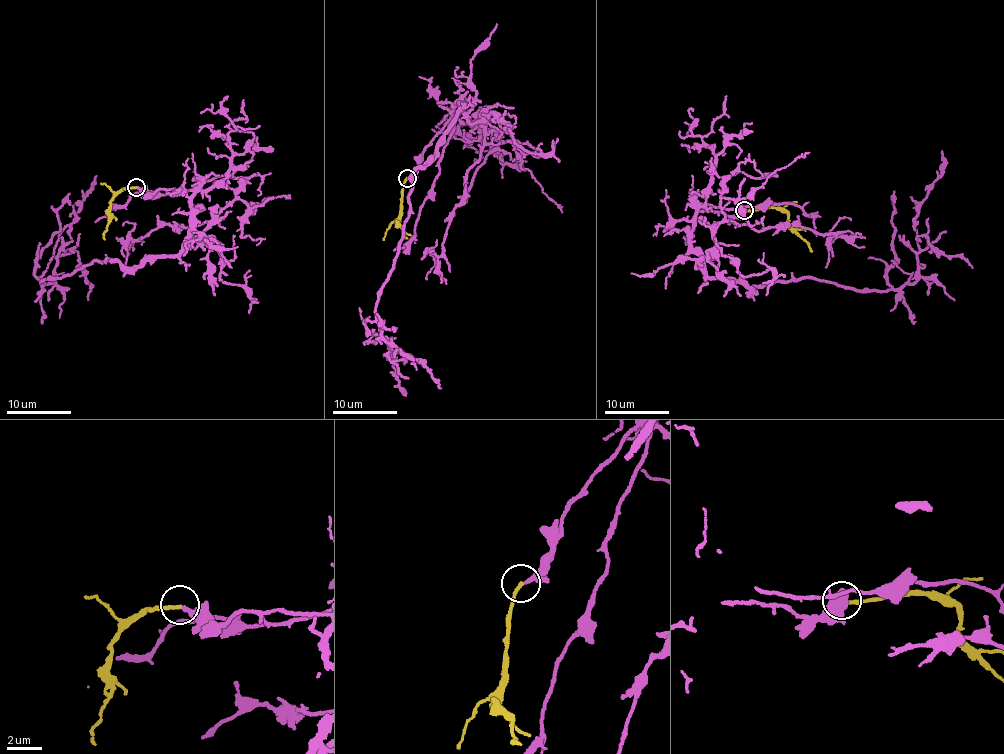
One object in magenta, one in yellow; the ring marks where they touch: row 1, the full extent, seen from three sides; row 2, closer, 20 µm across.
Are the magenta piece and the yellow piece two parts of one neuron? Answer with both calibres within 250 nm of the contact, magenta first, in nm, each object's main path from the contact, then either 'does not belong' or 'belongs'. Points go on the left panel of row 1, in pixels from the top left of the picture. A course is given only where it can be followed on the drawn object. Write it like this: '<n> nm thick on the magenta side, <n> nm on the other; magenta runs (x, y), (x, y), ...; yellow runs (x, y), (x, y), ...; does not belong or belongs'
280 nm thick on the magenta side, 200 nm on the other; magenta runs (137, 187), (193, 192), (186, 245), (133, 267), (93, 260), (40, 285), (96, 175); yellow runs (137, 187), (126, 188), (111, 202), (102, 238); belongs

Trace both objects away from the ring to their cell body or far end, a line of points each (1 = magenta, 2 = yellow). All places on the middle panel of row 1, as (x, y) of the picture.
1: (407, 177), (459, 101), (444, 142), (413, 173), (402, 240), (375, 308), (390, 347), (382, 355), (403, 392)
2: (407, 177), (401, 198), (401, 222), (397, 224), (404, 238)

